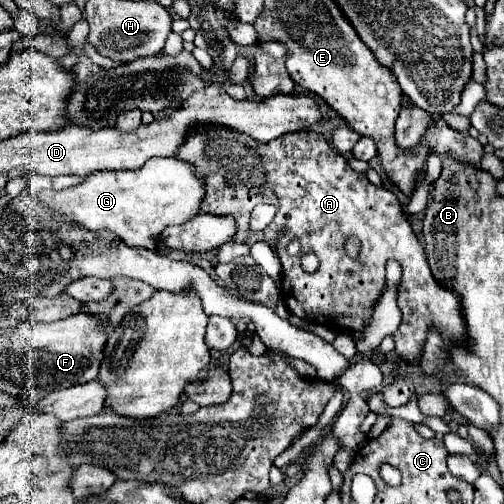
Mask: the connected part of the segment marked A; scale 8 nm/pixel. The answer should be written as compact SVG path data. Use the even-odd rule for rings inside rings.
M202 124L186 134L184 142L178 146L176 158L192 164L196 176L204 184L206 194L200 202L200 212L232 216L236 220L238 230L232 242L248 246L266 242L276 248L284 268L280 292L292 314L324 324L336 334L362 332L370 324L374 308L386 292L386 262L396 260L402 266L402 278L396 288L402 324L392 334L396 354L410 364L420 364L432 328L438 330L448 352L466 346L468 326L462 298L434 280L424 248L410 228L398 198L384 186L374 186L366 174L354 172L346 158L338 154L322 134L302 130L262 144L238 130ZM256 204L274 204L278 212L262 232L250 234L248 220ZM282 228L286 228L286 234L278 238ZM348 238L360 240L362 252L358 258L344 252ZM290 240L300 242L300 252L296 256L286 252ZM310 252L320 260L316 272L306 272L300 262L302 256Z

